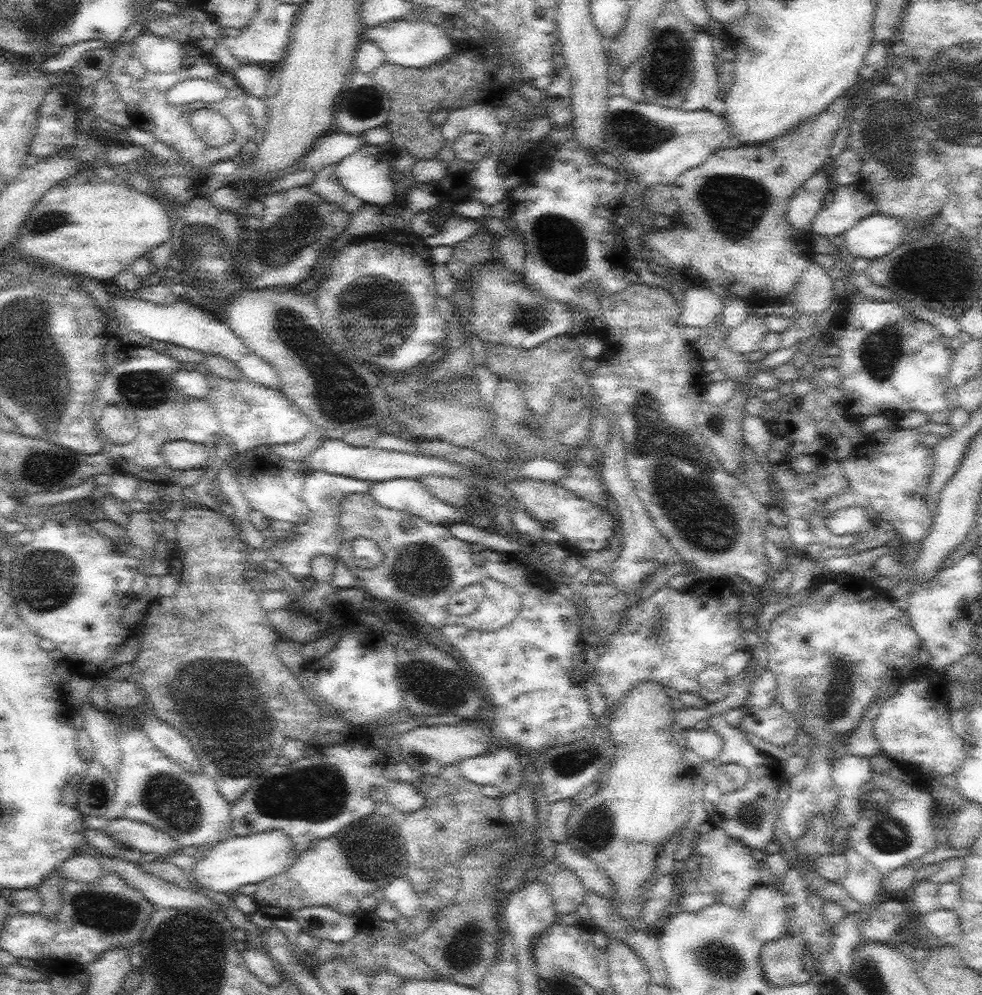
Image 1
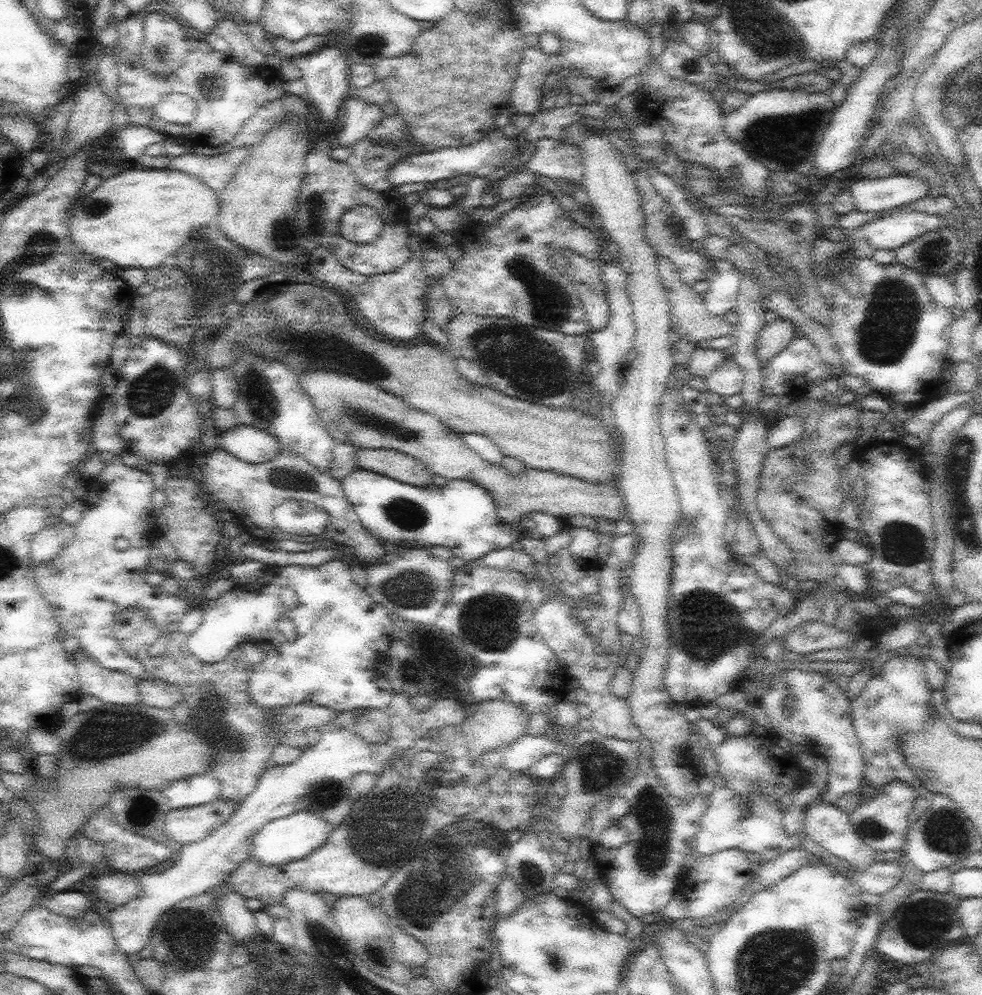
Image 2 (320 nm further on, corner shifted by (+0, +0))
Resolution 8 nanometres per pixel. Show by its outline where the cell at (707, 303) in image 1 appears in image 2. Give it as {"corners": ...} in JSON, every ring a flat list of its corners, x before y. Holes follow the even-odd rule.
{"corners":[[726,257,715,263,715,274,710,282,709,289,704,294,704,304,708,312,714,316,734,312,738,304,739,286,743,274]]}

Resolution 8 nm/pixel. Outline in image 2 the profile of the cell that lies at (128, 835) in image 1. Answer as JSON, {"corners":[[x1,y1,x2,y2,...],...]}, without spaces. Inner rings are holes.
{"corners":[[219,797,210,804,171,810,166,817,164,832,168,838,178,841,182,846,198,842,226,823,238,809,238,804]]}

